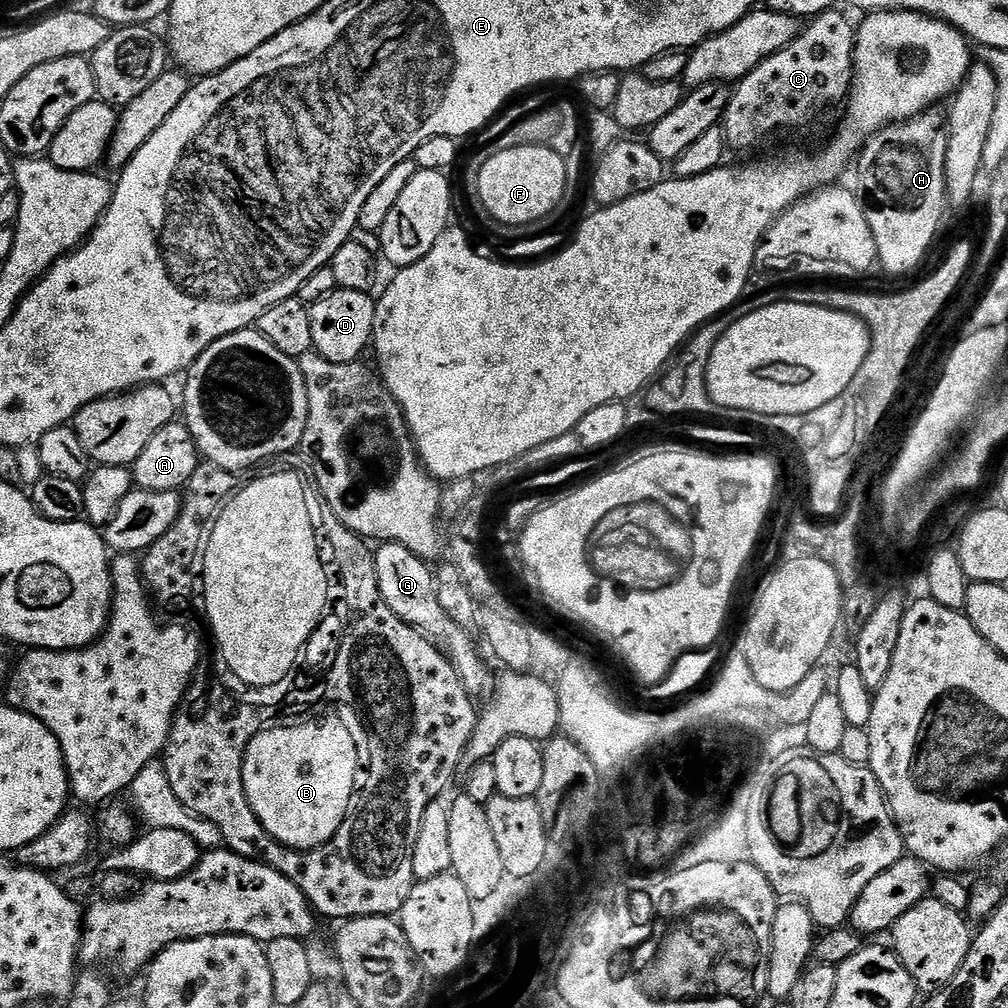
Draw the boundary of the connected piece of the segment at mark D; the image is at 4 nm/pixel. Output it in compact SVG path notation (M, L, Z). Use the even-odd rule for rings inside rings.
M337 287L329 296L311 304L308 313L312 347L322 358L339 364L354 364L363 357L360 355L364 351L369 351L376 313L376 300L369 293Z

